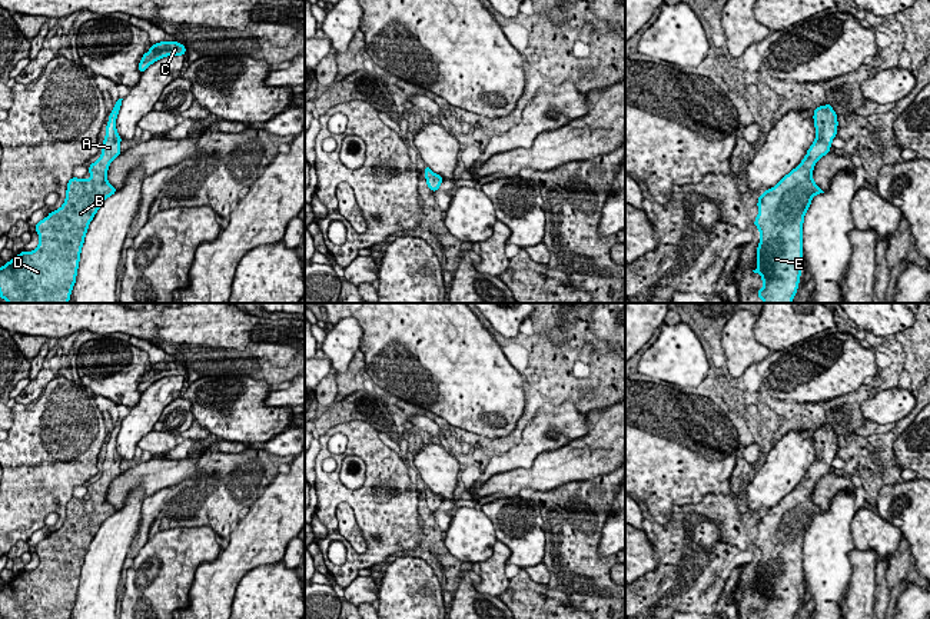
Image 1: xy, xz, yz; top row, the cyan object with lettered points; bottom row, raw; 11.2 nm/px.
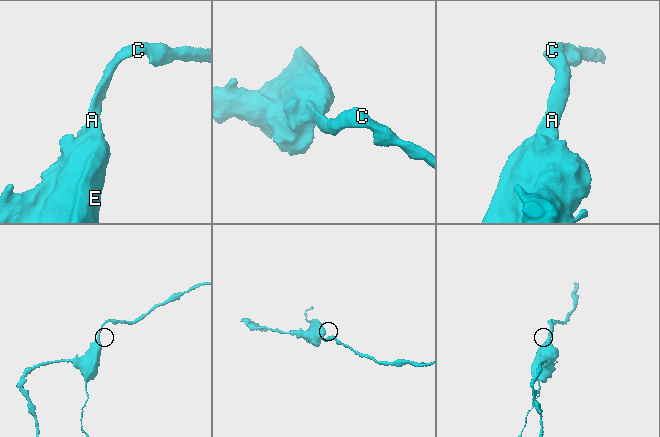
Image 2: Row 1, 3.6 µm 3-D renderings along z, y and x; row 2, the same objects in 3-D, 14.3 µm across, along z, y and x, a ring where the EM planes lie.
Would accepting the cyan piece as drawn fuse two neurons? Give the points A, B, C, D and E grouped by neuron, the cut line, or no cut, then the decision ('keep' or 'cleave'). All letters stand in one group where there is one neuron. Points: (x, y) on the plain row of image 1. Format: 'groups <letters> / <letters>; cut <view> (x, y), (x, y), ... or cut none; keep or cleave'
groups A B C D E; cut none; keep

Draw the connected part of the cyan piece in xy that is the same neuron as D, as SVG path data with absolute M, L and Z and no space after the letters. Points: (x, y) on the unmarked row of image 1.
M119 419L109 436L106 456L102 466L102 476L89 486L90 499L72 497L67 503L67 516L60 529L36 545L39 566L33 572L21 572L0 588L0 618L1 619L70 619L76 603L82 566L89 545L100 529L102 523L116 513L106 496L110 483L120 475L122 457L116 450L116 439L122 426Z

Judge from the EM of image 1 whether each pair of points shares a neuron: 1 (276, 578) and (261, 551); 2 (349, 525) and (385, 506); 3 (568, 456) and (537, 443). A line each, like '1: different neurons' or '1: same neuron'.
1: different neurons
2: different neurons
3: different neurons

